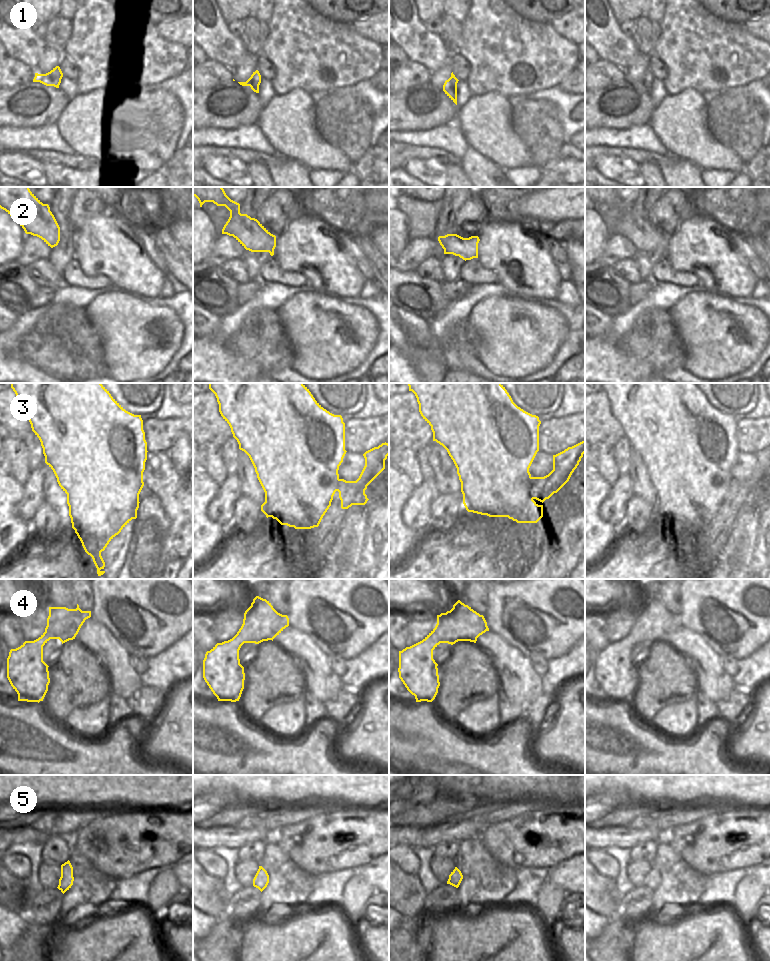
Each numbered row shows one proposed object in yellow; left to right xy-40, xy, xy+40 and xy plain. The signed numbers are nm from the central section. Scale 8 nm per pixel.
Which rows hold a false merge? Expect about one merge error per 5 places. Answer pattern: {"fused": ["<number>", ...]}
{"fused": ["3"]}

